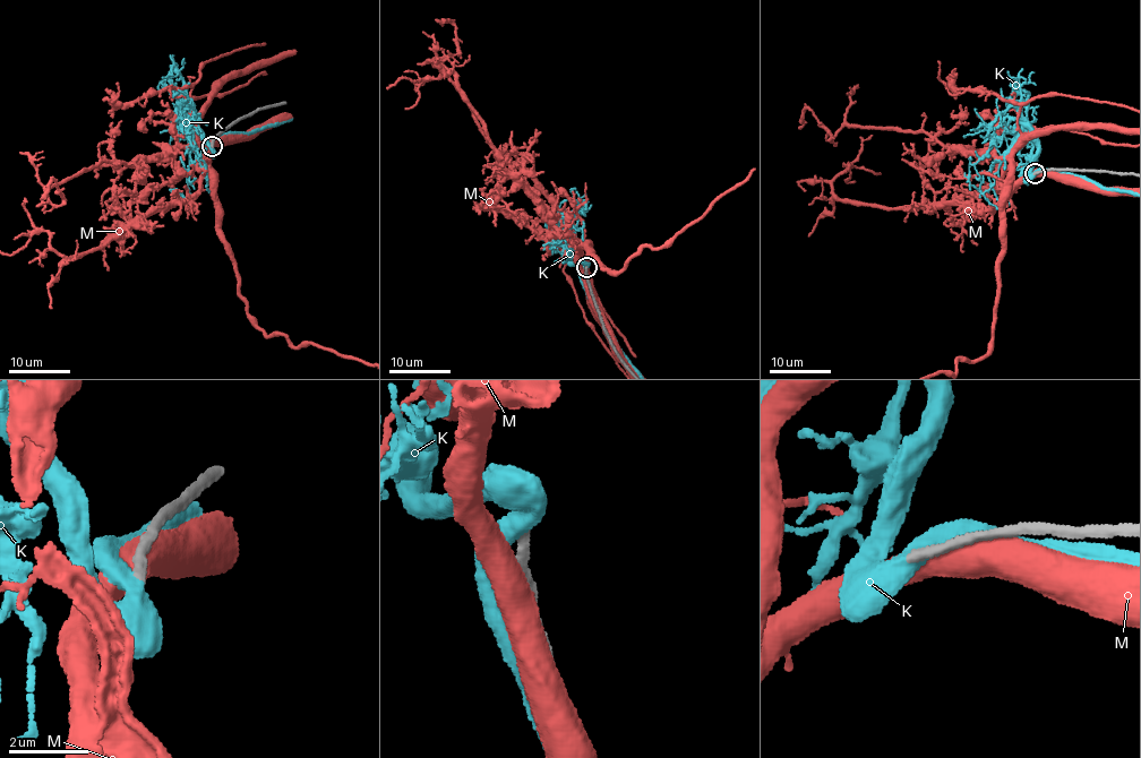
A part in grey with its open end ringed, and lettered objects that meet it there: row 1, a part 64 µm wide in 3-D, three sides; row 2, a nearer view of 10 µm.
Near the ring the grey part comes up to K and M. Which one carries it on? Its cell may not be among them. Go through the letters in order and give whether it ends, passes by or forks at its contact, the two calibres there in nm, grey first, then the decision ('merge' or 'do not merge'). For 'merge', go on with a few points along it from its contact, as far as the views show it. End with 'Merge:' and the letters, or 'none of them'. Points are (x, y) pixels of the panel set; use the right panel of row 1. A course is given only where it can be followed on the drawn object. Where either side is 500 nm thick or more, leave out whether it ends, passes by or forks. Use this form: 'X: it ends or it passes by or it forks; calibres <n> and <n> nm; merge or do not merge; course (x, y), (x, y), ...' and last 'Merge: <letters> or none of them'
K: it passes by; calibres 280 and 440 nm; merge
M: calibres 240 and 550 nm; do not merge
Merge: K

